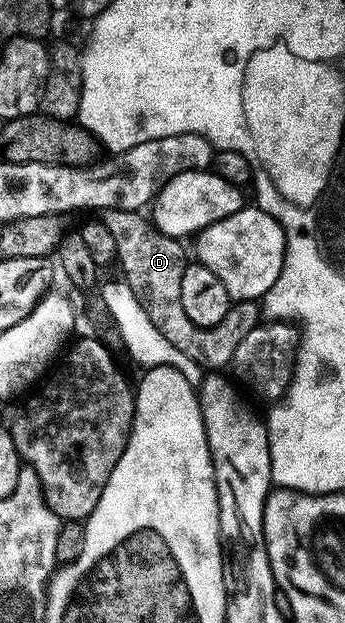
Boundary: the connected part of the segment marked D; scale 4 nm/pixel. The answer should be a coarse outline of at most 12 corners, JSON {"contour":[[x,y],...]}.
{"contour":[[143,211],[103,213],[118,264],[158,330],[205,370],[262,320],[238,300],[203,328],[182,306],[189,257]]}

